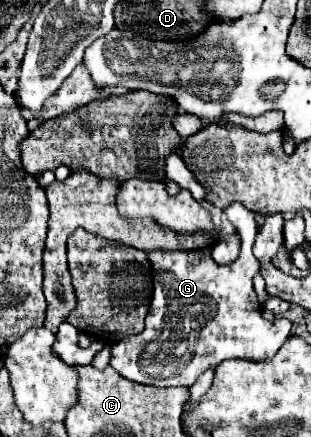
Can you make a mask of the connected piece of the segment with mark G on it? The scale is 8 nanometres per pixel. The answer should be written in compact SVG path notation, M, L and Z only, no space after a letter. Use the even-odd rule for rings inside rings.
M238 202L224 213L242 236L242 248L232 264L216 264L204 252L148 252L152 264L154 290L146 328L130 338L122 338L110 348L110 366L124 378L148 386L192 386L196 378L228 358L264 360L272 358L290 338L292 322L264 320L252 286L252 278L260 272L260 264L252 254L256 238L254 212ZM196 320L202 322L196 336Z

